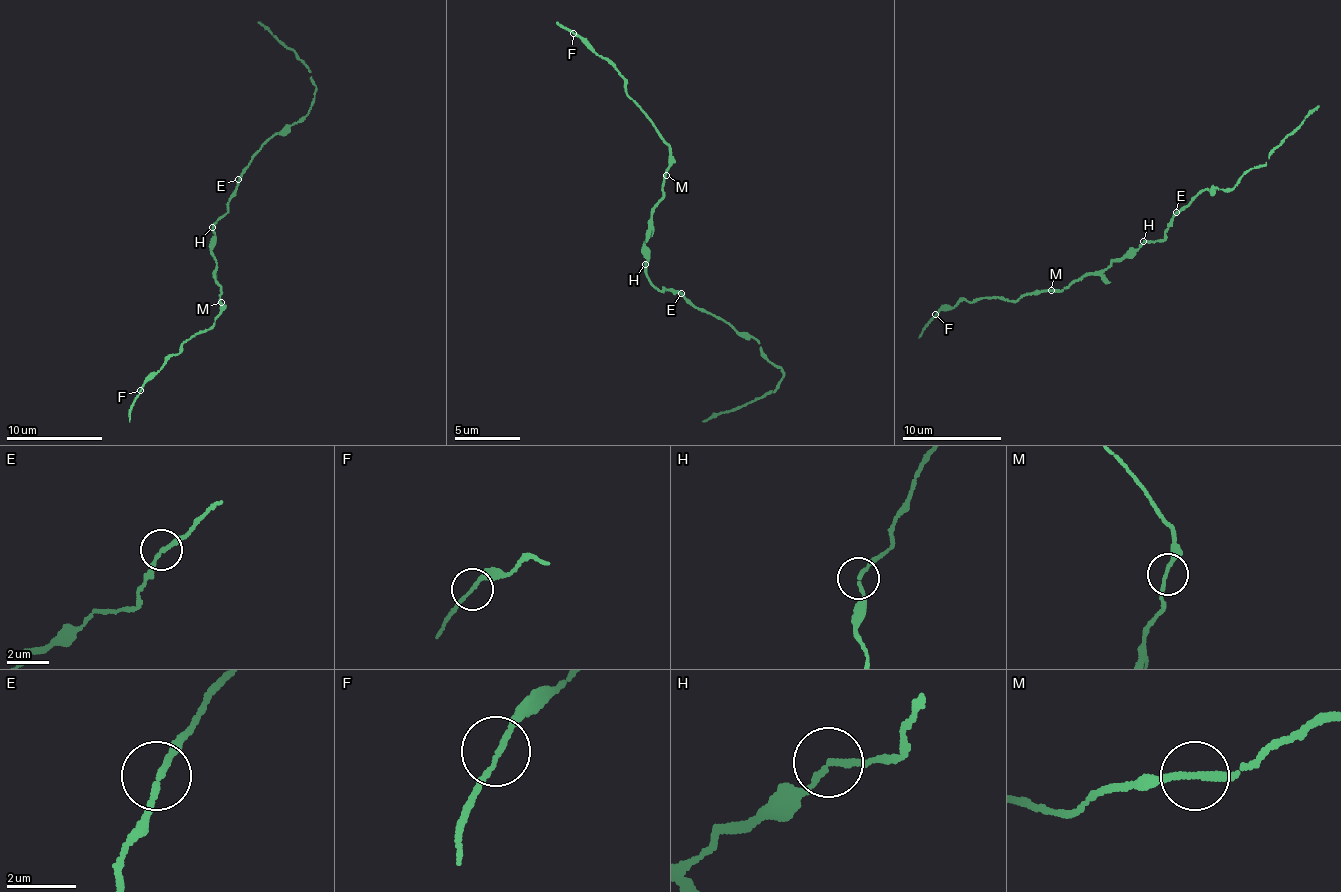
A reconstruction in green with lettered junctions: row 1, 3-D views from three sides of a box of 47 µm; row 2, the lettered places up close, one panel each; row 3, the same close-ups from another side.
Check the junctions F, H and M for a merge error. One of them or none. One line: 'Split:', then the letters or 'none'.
Split: none

